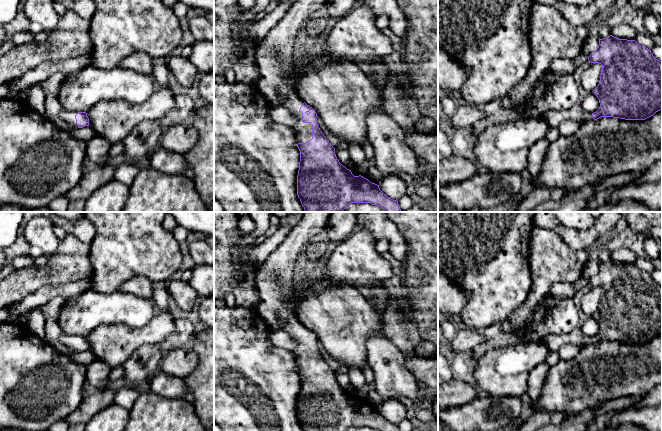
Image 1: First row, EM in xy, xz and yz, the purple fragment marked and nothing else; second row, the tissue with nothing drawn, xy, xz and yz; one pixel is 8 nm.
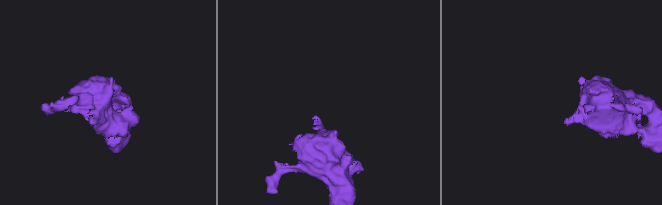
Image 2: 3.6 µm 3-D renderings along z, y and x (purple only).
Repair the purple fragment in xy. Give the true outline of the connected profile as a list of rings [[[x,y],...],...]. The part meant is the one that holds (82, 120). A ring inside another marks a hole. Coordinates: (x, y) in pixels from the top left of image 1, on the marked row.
[[[45,95],[45,116],[59,117],[76,128],[89,126],[89,118],[86,112],[68,111],[60,103],[58,95]]]

